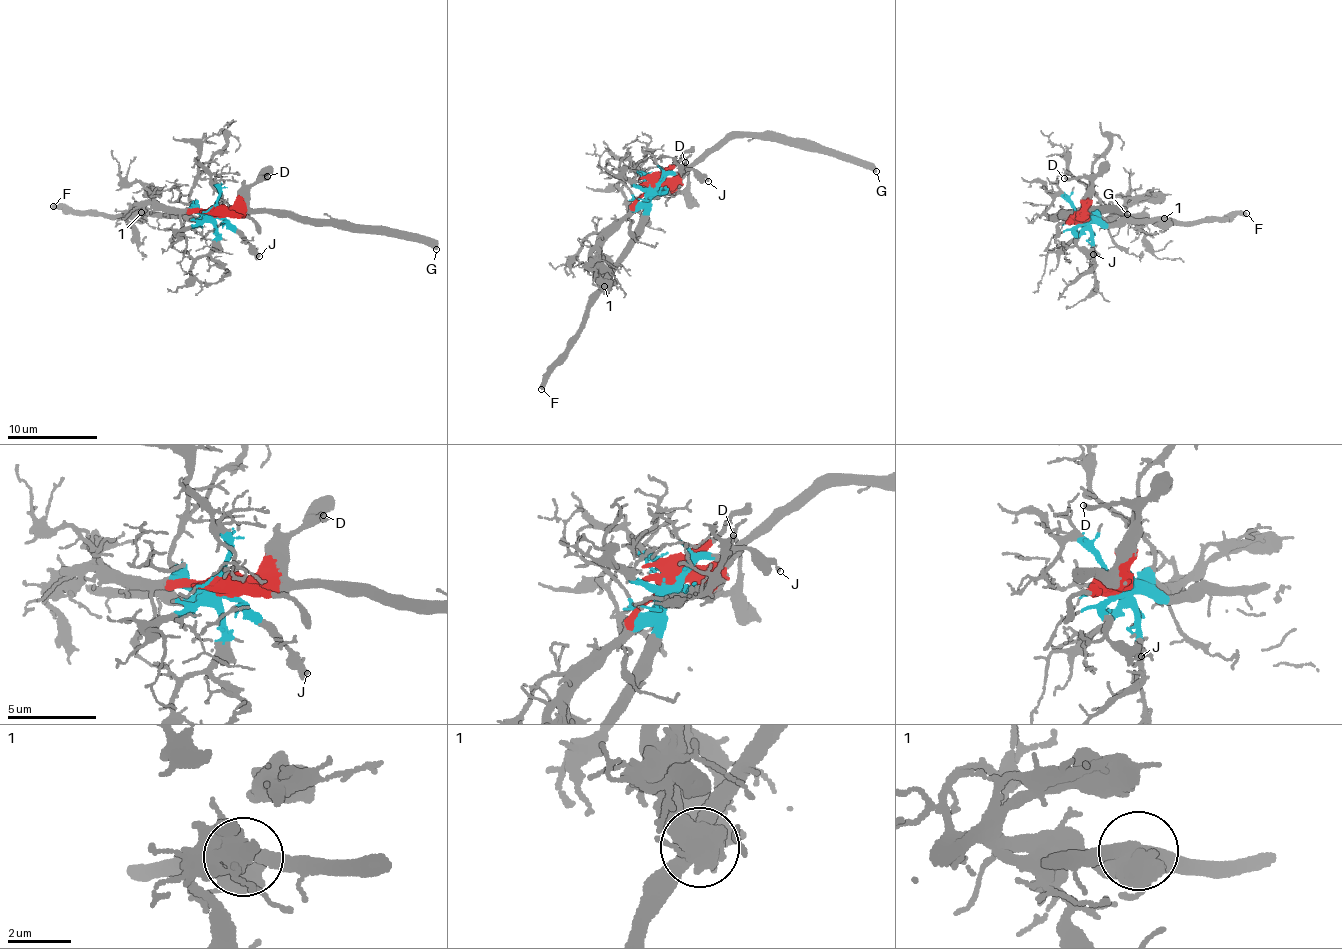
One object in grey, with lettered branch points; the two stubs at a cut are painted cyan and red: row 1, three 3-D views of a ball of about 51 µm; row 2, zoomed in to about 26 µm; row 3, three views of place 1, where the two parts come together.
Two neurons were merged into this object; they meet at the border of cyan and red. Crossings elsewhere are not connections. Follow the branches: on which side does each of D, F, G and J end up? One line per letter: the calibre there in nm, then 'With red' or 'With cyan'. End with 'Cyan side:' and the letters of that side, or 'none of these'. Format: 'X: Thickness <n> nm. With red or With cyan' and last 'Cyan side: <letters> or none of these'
D: Thickness 220 nm. With red
F: Thickness 400 nm. With cyan
G: Thickness 420 nm. With red
J: Thickness 320 nm. With cyan
Cyan side: F, J

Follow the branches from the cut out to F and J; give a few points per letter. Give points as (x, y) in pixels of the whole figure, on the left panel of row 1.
F: (216, 211), (191, 219), (145, 212), (116, 216), (80, 215), (66, 205), (52, 206)
J: (216, 211), (216, 215), (233, 225), (246, 238), (259, 257)

